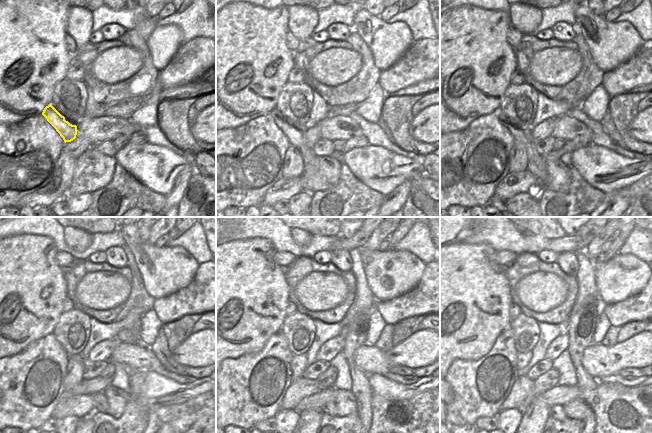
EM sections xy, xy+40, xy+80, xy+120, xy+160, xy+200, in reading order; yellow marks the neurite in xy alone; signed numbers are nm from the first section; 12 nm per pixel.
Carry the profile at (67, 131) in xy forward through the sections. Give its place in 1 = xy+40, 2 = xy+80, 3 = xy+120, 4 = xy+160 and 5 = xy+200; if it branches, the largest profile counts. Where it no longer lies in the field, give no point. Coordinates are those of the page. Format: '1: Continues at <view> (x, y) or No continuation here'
1: Continues at xy+40 (295, 137)
2: Continues at xy+80 (536, 164)
3: Continues at xy+120 (102, 406)
4: Continues at xy+160 (329, 408)
5: Continues at xy+200 (557, 412).

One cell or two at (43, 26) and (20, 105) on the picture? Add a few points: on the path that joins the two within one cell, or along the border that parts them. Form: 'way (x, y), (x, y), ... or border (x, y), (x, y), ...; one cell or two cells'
way (34, 46), (34, 70), (24, 85); one cell

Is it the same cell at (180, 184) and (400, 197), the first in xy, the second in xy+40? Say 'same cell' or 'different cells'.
same cell

